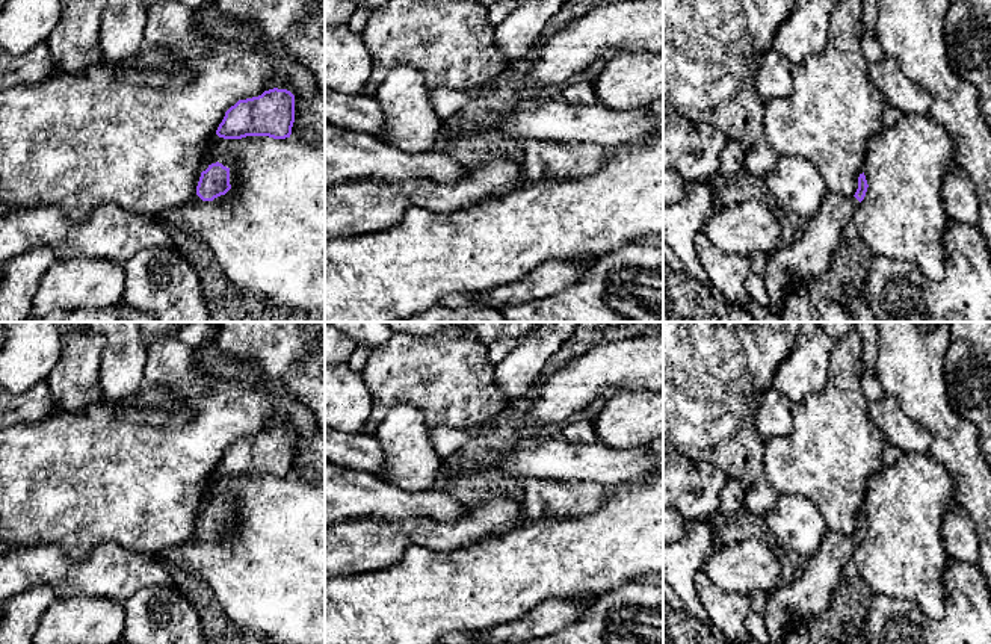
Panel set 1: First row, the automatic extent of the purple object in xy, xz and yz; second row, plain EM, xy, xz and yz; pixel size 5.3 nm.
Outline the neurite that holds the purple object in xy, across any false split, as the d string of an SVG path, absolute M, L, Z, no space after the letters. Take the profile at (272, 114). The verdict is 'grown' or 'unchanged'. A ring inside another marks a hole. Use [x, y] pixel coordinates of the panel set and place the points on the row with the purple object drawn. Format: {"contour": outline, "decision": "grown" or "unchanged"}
{"contour": "M269 89L258 97L239 100L219 124L216 135L224 139L269 136L286 139L295 122L295 95L287 89Z", "decision": "unchanged"}

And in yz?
{"contour": "M863 172L854 197L828 190L816 215L805 222L802 236L769 254L763 278L769 295L767 314L770 320L775 316L781 317L784 299L792 290L808 289L828 269L841 233L864 200L867 187Z", "decision": "grown"}

